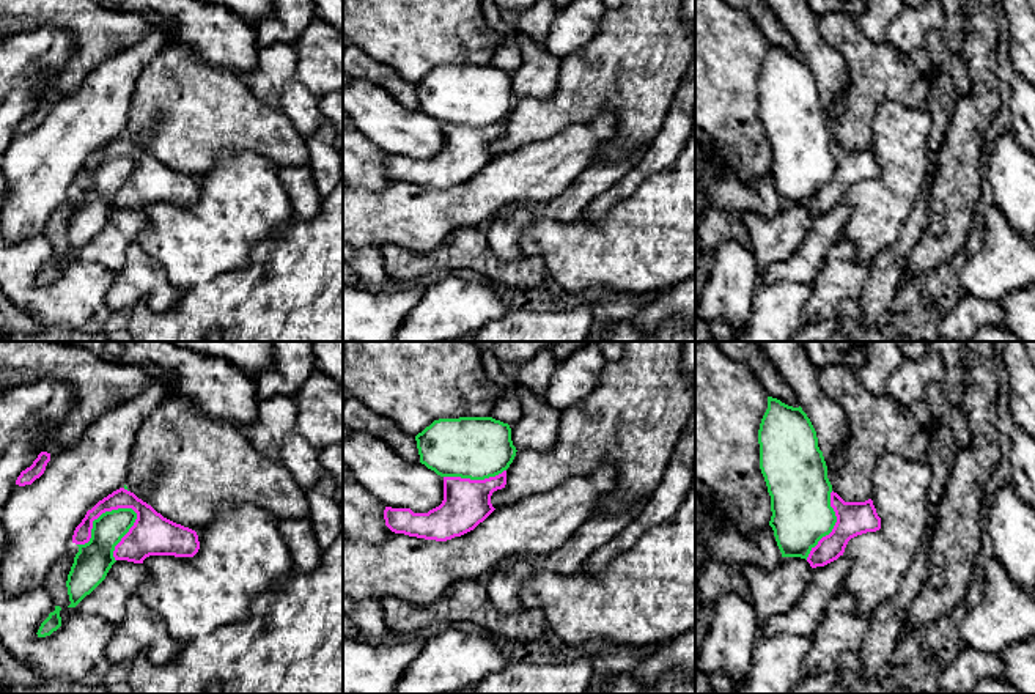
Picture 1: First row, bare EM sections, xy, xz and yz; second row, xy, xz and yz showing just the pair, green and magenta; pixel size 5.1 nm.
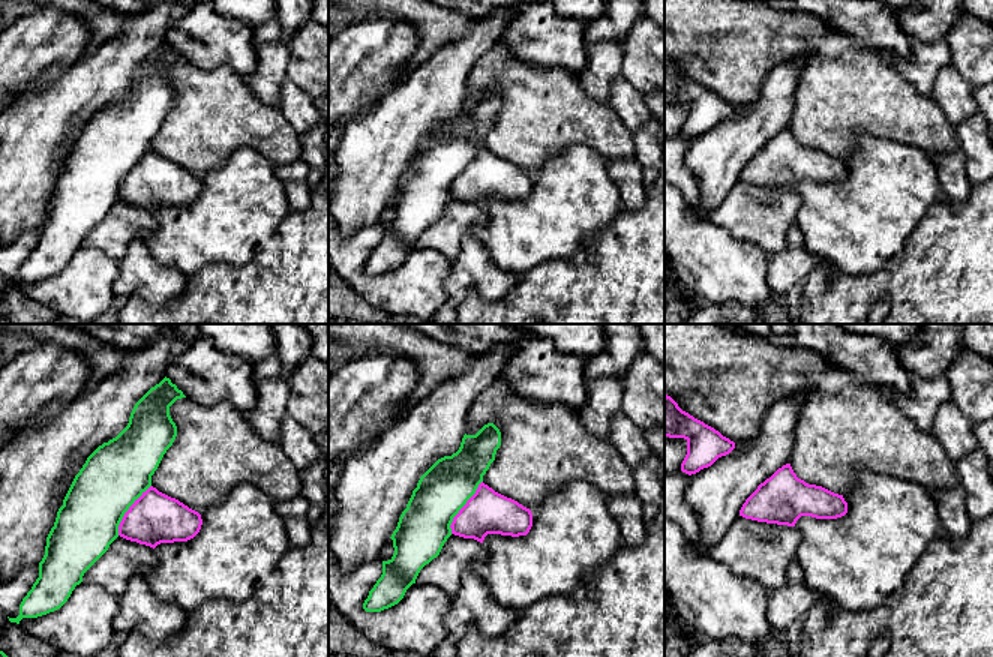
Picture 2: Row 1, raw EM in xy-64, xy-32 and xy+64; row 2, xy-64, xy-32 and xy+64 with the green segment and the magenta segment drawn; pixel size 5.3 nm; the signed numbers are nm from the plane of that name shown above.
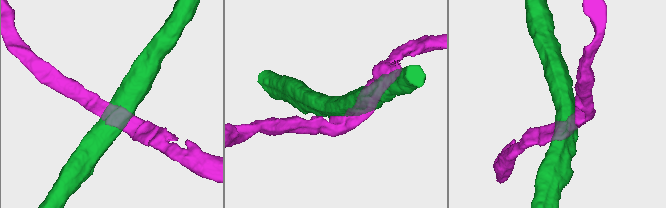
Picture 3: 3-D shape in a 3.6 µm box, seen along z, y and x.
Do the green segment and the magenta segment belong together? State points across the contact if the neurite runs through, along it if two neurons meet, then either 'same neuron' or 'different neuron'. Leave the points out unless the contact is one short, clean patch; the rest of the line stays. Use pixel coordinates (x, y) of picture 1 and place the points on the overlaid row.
different neuron

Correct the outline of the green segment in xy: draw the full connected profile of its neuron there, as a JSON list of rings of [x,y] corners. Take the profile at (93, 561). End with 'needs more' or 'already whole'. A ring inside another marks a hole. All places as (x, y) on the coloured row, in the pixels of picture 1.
[[[118,508],[102,513],[93,521],[91,538],[85,544],[77,544],[79,552],[68,574],[66,587],[71,604],[76,607],[90,595],[107,576],[112,565],[115,546],[129,532],[137,519],[132,508]]] | already whole

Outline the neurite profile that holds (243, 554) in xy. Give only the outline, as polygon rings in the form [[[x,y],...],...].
[[[222,505],[211,524],[197,532],[200,549],[193,557],[149,556],[143,560],[146,579],[135,593],[164,620],[168,634],[184,645],[223,625],[244,622],[255,596],[296,571],[278,522],[258,505]]]

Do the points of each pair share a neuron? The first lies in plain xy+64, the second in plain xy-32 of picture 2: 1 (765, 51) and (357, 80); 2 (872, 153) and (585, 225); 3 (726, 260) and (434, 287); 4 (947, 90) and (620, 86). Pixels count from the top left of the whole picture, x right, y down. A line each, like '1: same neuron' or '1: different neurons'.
1: different neurons
2: same neuron
3: same neuron
4: same neuron

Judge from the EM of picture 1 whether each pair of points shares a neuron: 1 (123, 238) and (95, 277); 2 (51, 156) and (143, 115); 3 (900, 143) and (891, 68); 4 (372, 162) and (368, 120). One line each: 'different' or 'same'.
1: different
2: different
3: different
4: different

